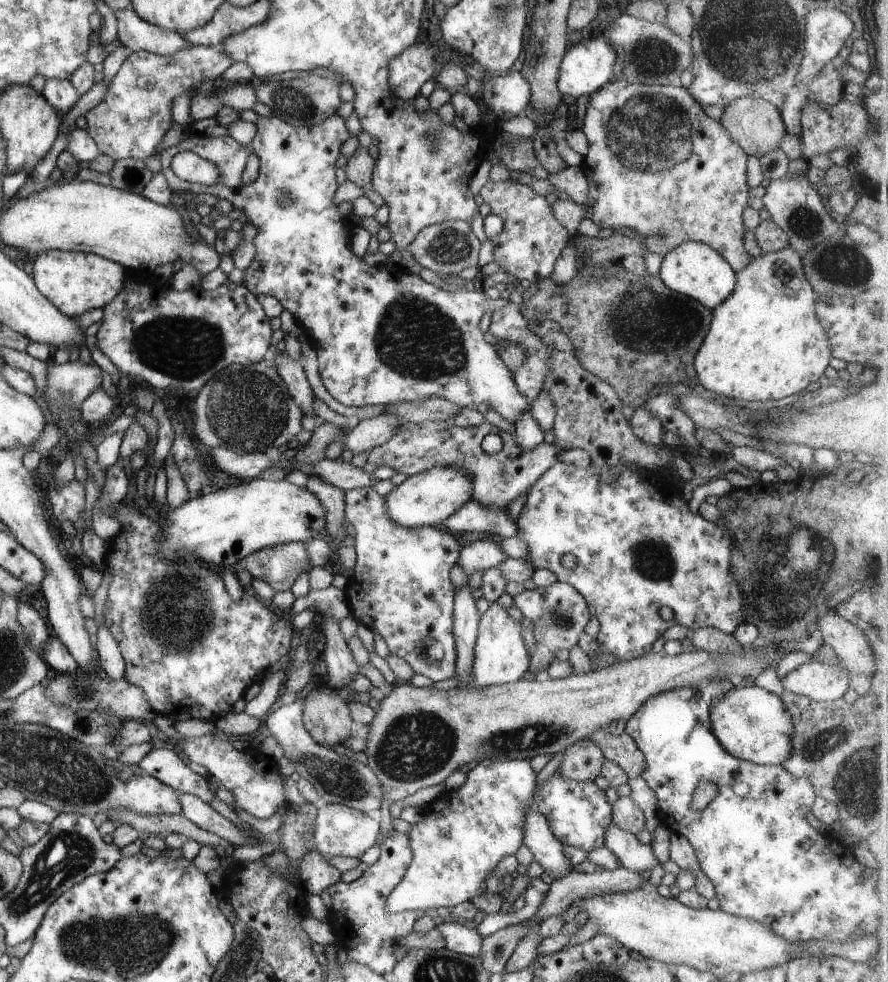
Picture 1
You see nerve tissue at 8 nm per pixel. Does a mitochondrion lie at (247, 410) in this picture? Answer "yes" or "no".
yes

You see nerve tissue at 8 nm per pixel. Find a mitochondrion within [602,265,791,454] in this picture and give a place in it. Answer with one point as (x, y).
(618, 309)

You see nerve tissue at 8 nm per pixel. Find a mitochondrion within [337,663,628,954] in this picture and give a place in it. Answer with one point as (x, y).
(417, 745)

